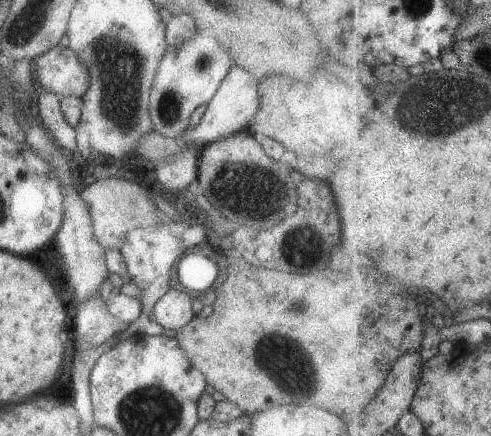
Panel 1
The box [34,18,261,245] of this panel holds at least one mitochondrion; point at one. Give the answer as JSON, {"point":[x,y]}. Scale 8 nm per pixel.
{"point":[120,66]}

